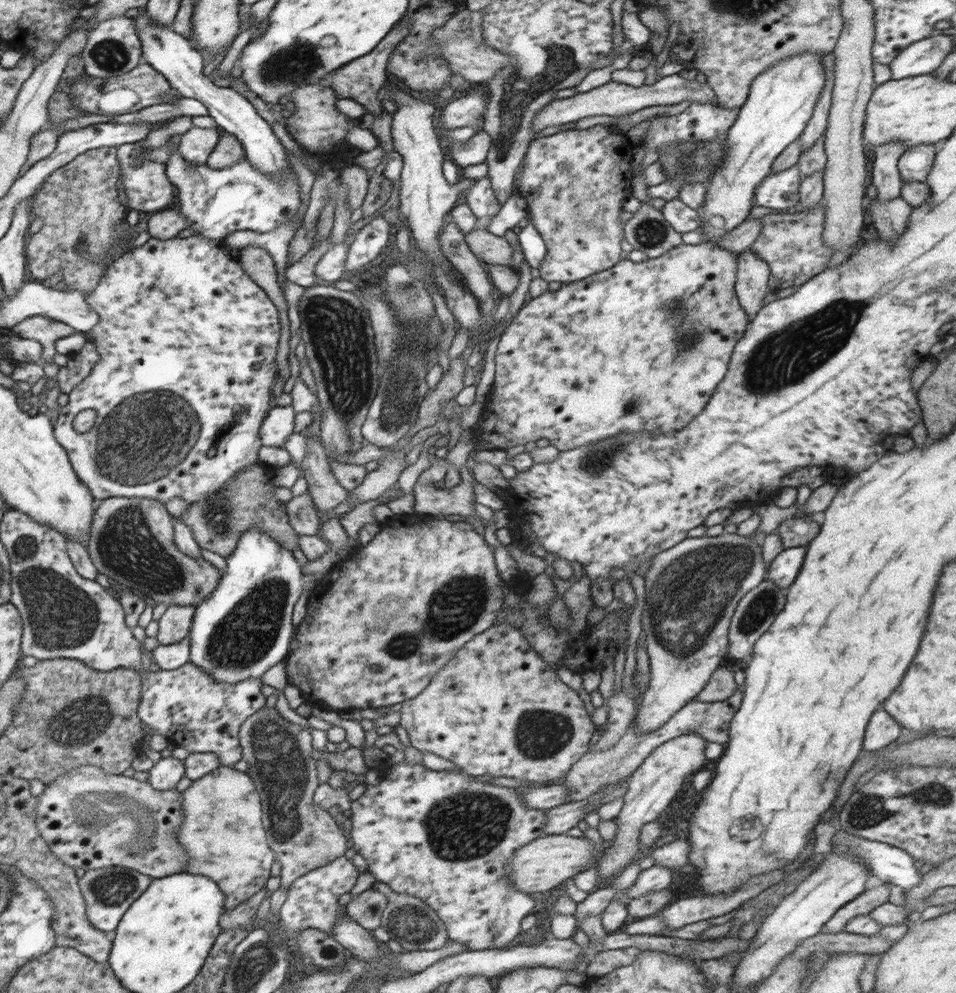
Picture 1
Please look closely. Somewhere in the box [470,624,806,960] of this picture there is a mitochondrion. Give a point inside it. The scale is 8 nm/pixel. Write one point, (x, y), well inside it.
(539, 735)

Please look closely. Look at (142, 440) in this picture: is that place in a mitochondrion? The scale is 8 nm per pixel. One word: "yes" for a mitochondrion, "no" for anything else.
yes

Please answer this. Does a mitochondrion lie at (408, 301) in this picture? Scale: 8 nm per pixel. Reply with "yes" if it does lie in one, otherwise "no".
yes

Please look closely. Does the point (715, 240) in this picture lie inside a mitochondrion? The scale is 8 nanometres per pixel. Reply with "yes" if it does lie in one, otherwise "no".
no

